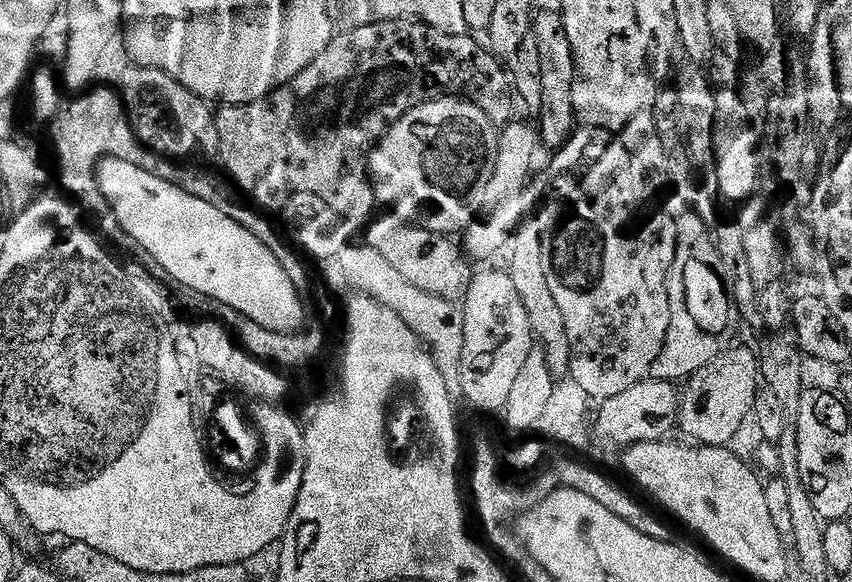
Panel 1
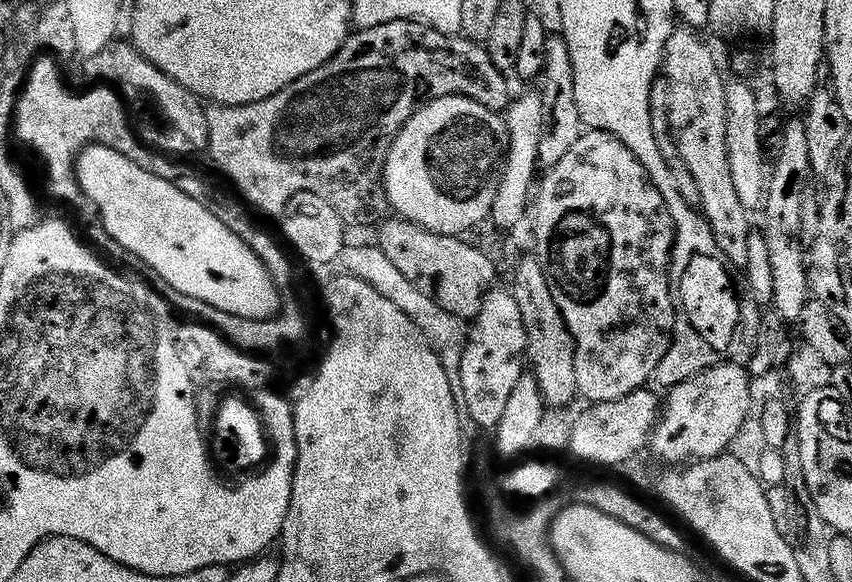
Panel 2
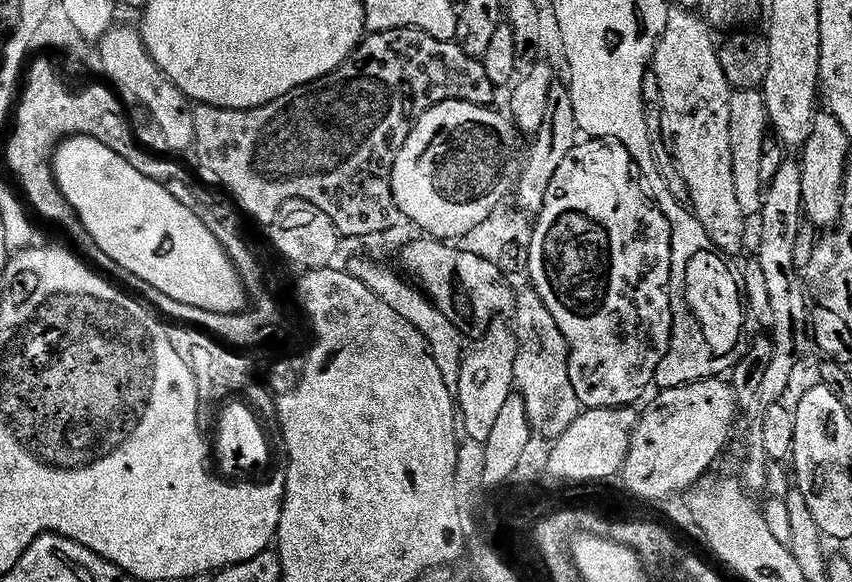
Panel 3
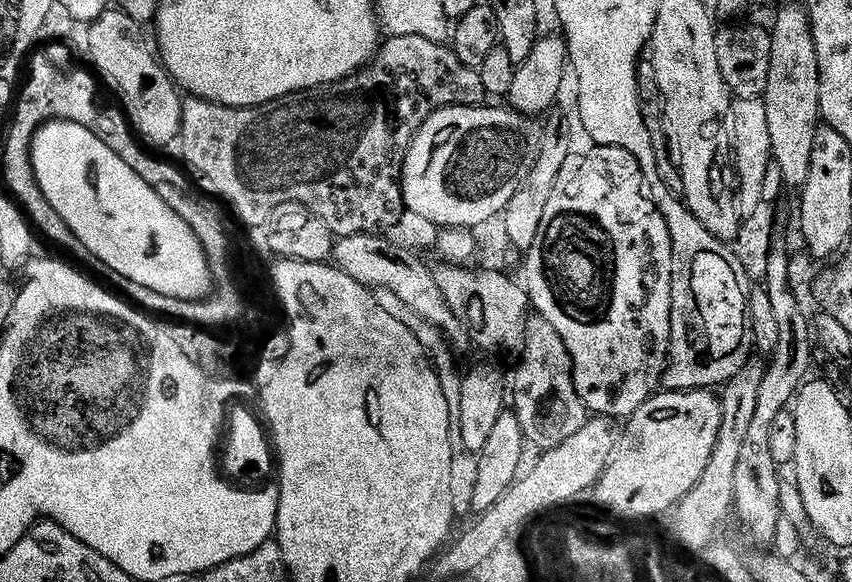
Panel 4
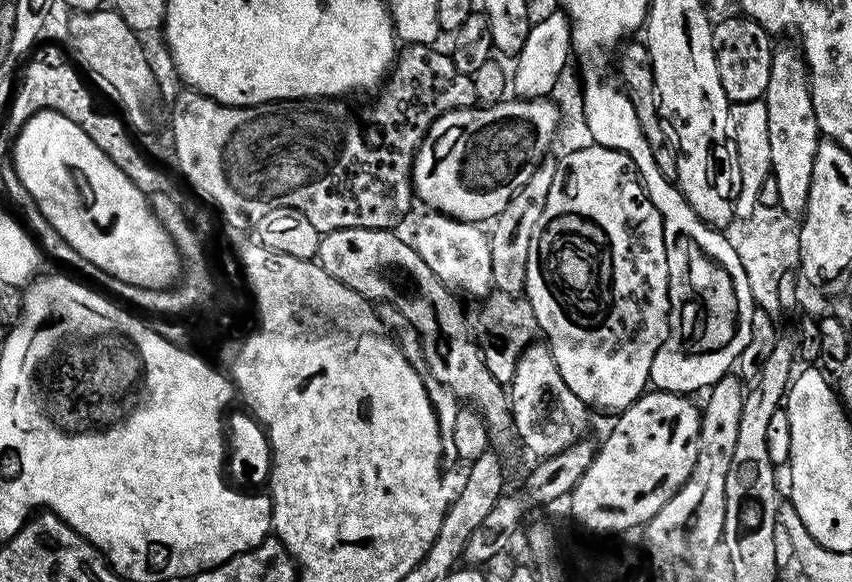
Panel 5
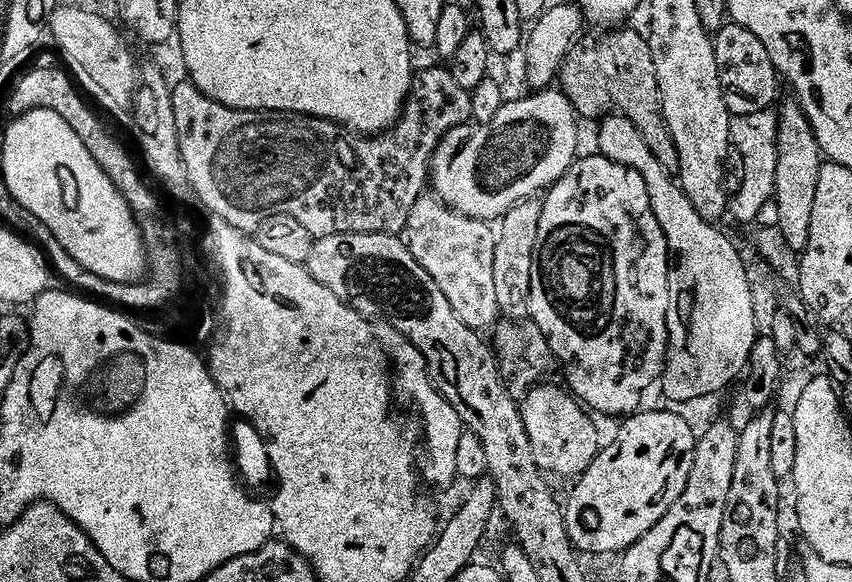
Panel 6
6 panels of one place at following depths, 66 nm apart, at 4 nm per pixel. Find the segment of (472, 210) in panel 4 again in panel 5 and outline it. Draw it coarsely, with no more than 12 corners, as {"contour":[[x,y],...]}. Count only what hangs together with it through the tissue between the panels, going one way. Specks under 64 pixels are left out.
{"contour":[[551,99],[434,122],[412,167],[433,213],[495,221],[560,134]]}

